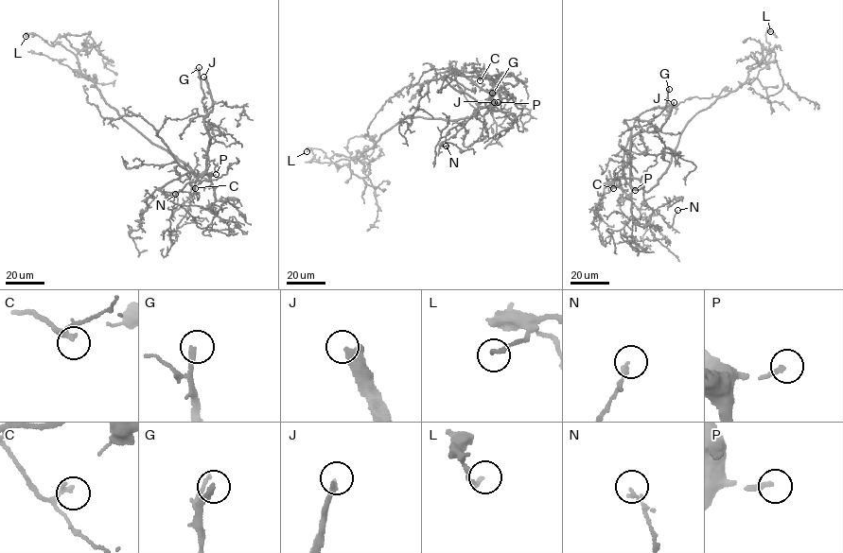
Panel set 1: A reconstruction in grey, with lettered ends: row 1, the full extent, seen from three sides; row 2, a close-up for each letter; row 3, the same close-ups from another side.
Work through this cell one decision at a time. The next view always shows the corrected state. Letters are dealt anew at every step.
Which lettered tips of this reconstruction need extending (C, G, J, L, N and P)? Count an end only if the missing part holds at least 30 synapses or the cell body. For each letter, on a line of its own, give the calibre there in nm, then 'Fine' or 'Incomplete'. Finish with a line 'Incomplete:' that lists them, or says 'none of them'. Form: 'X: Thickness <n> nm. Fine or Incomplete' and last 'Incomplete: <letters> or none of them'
C: Thickness 150 nm. Fine
G: Thickness 240 nm. Incomplete
J: Thickness 320 nm. Incomplete
L: Thickness 180 nm. Fine
N: Thickness 160 nm. Fine
P: Thickness 190 nm. Incomplete
Incomplete: G, J, P

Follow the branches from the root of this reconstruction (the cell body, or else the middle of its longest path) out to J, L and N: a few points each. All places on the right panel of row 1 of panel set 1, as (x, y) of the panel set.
J: (663, 173), (648, 191), (632, 186), (631, 138), (641, 131), (657, 131), (669, 115), (674, 102)
L: (663, 173), (684, 128), (746, 81), (763, 48), (768, 48), (765, 36), (770, 31)
N: (663, 173), (653, 188), (644, 191), (643, 199), (671, 226), (677, 210)

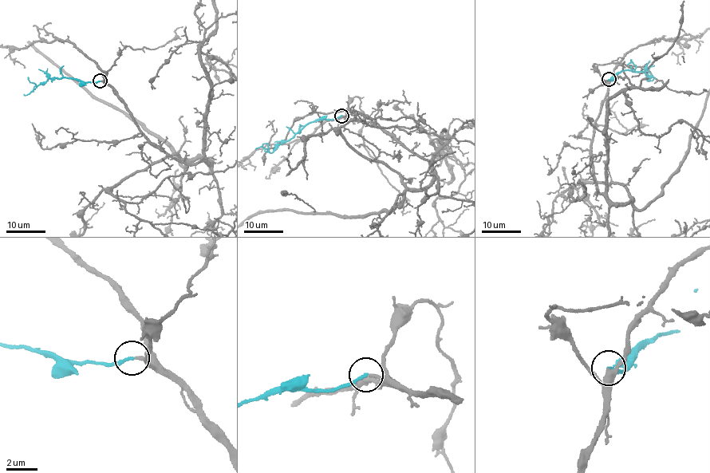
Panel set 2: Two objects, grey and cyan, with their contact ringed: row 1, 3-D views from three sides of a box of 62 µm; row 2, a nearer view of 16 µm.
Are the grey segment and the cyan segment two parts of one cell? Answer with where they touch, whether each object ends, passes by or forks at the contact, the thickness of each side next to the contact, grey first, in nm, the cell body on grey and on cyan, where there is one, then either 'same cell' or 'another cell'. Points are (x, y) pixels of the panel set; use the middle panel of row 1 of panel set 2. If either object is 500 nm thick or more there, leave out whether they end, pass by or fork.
(341, 116) | grey ends | cyan ends | 200/180 nm | grey none | cyan none | same cell

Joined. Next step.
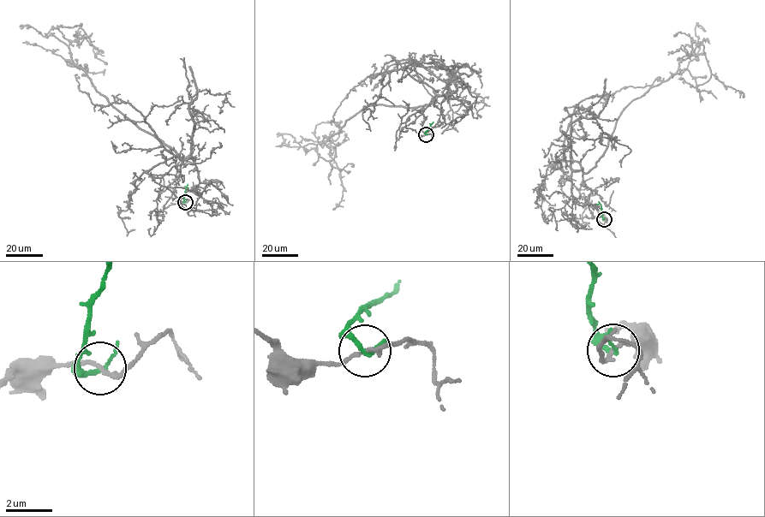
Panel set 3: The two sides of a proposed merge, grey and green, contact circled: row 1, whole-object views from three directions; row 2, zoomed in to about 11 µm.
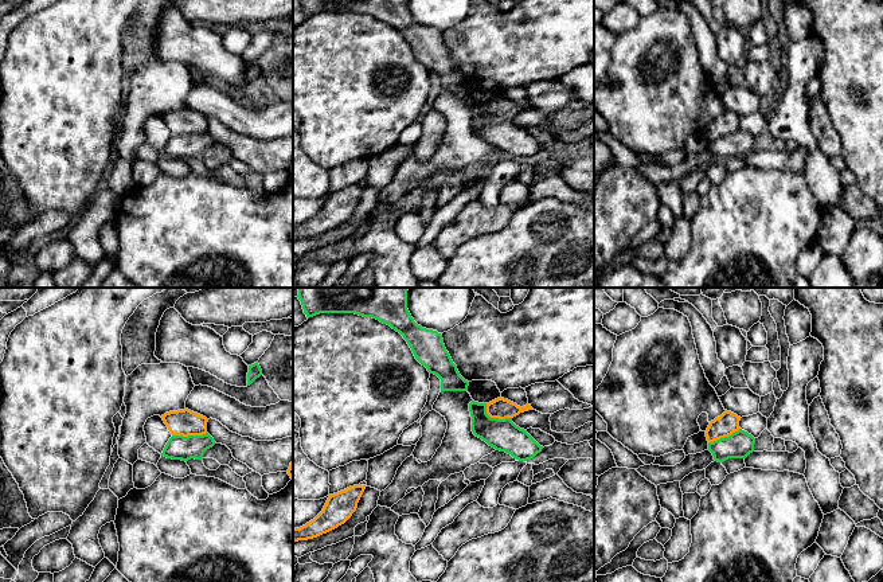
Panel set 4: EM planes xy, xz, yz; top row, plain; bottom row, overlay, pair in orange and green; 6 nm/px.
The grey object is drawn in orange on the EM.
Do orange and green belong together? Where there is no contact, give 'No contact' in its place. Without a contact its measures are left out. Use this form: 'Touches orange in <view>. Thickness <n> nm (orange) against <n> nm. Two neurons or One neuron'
Touches orange in xz. Thickness 120 nm (orange) against 190 nm. Two neurons

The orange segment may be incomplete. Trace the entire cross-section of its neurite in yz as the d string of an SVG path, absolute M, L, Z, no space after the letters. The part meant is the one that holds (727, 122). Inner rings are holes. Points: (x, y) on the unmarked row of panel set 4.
M727 109L720 116L711 120L706 129L708 142L738 130L741 128L739 120L741 116Z

